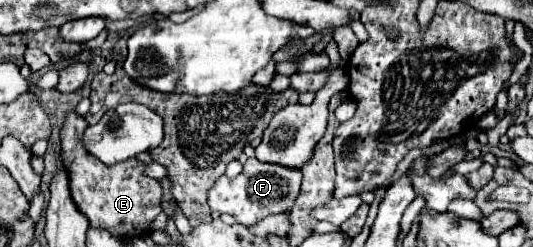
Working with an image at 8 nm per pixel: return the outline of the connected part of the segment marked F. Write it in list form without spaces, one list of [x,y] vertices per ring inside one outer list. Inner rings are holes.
[[[249,158],[243,166],[243,172],[235,178],[221,176],[207,192],[207,202],[213,212],[227,212],[239,224],[249,226],[265,216],[285,212],[293,206],[301,186],[301,172],[293,168],[281,168],[277,164],[265,164],[257,158]]]

